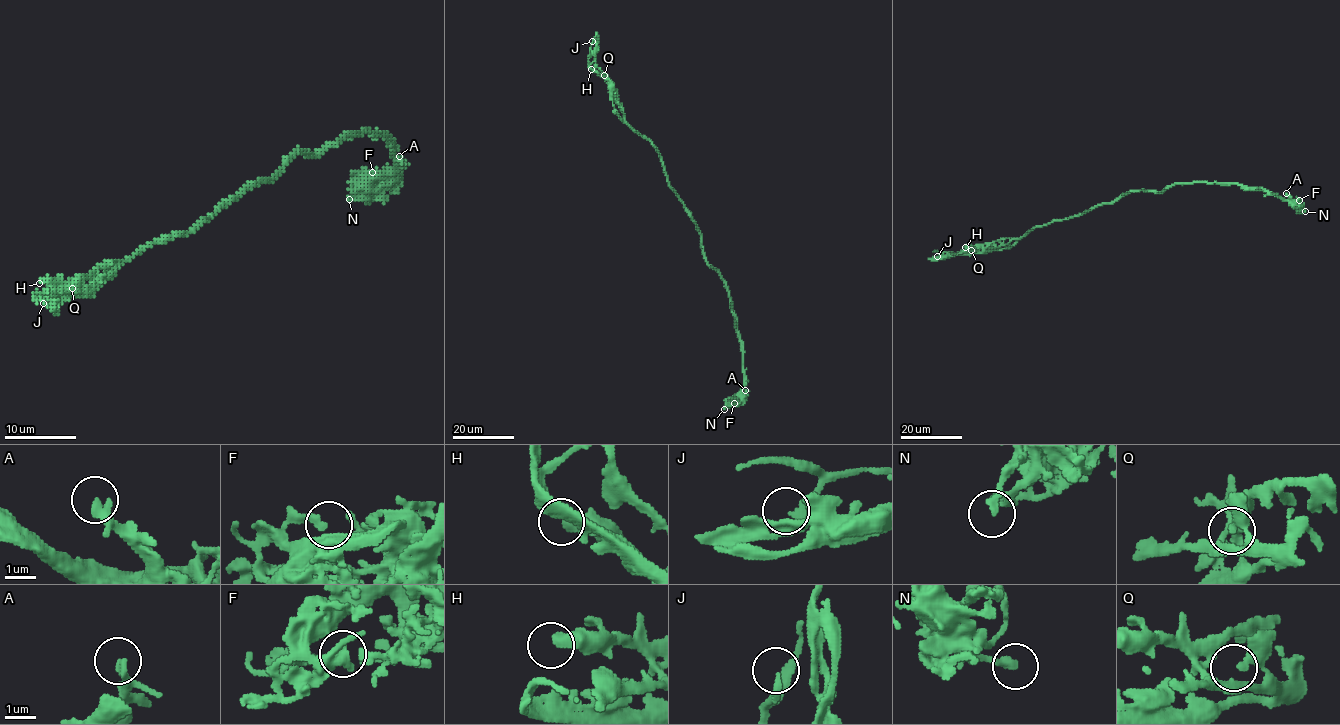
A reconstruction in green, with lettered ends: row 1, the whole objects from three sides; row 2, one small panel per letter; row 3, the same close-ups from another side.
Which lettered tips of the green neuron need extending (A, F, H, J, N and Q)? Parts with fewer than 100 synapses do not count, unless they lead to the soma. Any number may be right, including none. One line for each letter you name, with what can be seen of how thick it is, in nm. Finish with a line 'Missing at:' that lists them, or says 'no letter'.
Missing at: no letter

